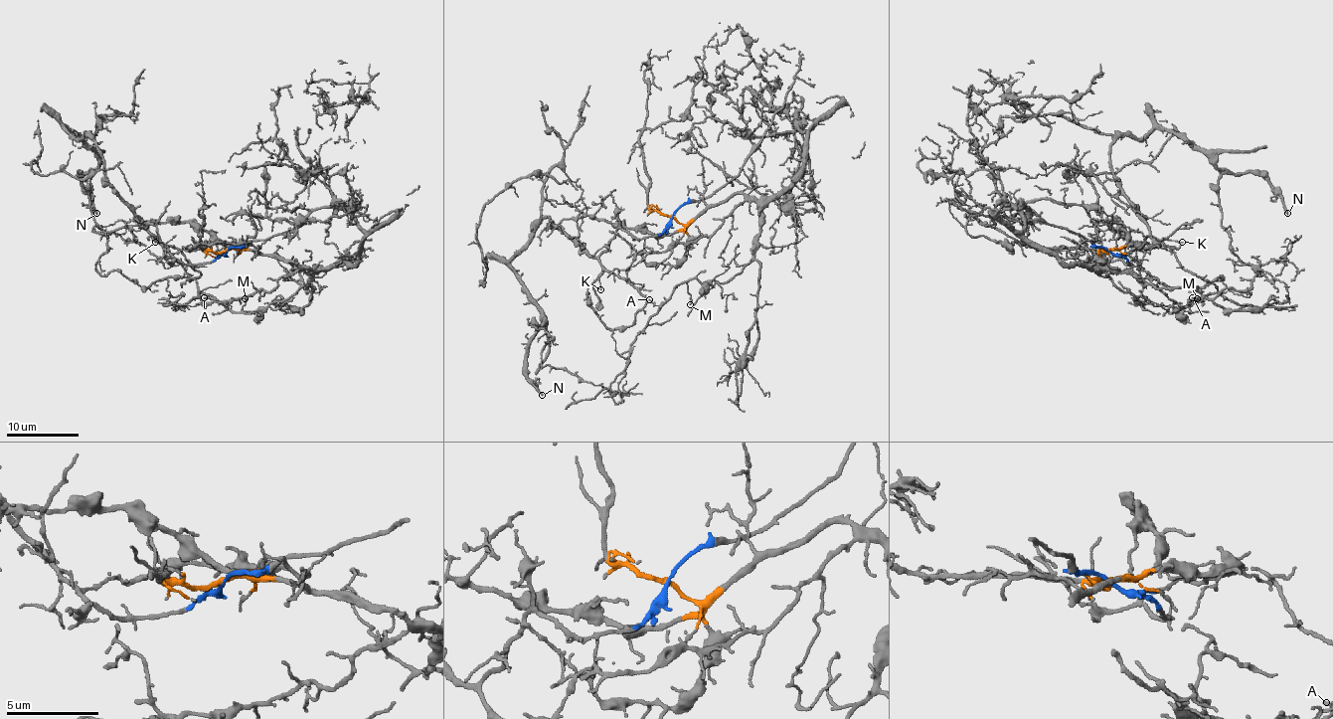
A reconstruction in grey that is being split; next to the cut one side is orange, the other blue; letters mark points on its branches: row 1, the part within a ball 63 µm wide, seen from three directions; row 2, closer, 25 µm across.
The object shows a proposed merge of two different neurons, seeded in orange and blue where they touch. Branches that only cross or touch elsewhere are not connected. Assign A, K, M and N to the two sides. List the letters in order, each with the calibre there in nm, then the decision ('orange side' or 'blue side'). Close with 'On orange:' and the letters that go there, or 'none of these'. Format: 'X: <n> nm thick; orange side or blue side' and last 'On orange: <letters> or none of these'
A: 150 nm thick; orange side
K: 90 nm thick; blue side
M: 110 nm thick; orange side
N: 180 nm thick; blue side
On orange: A, M

